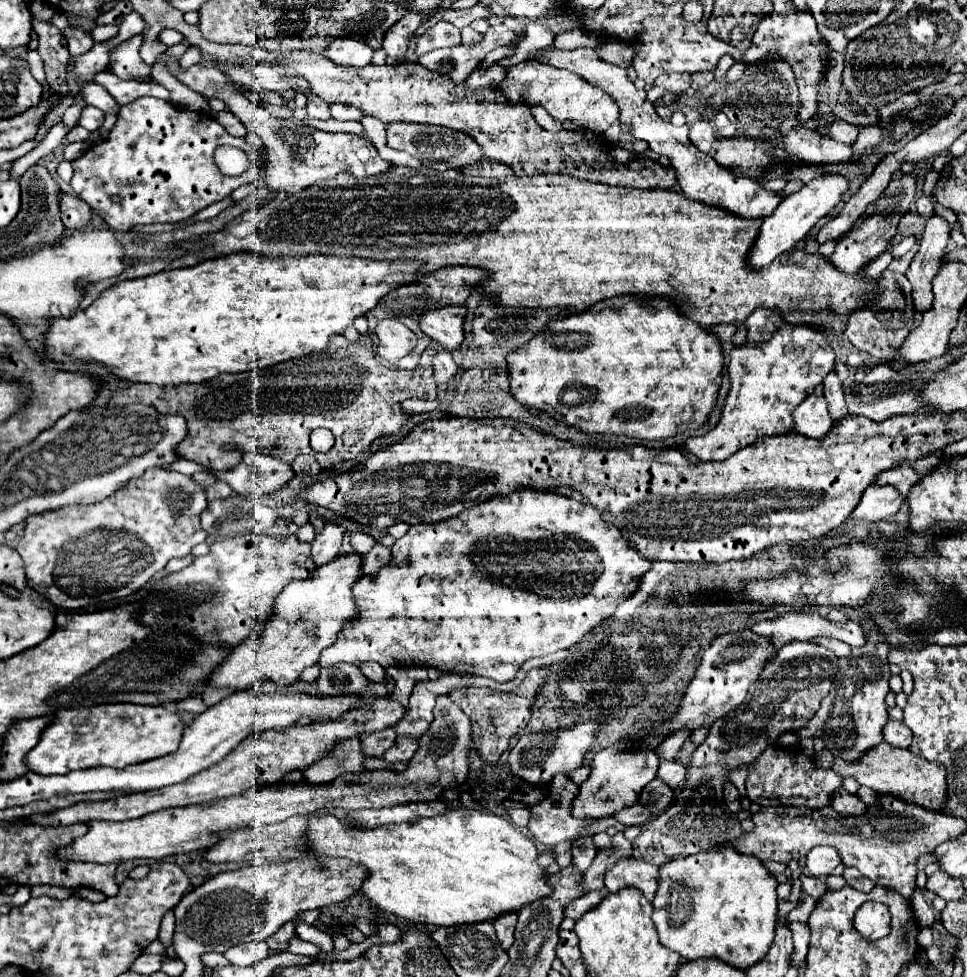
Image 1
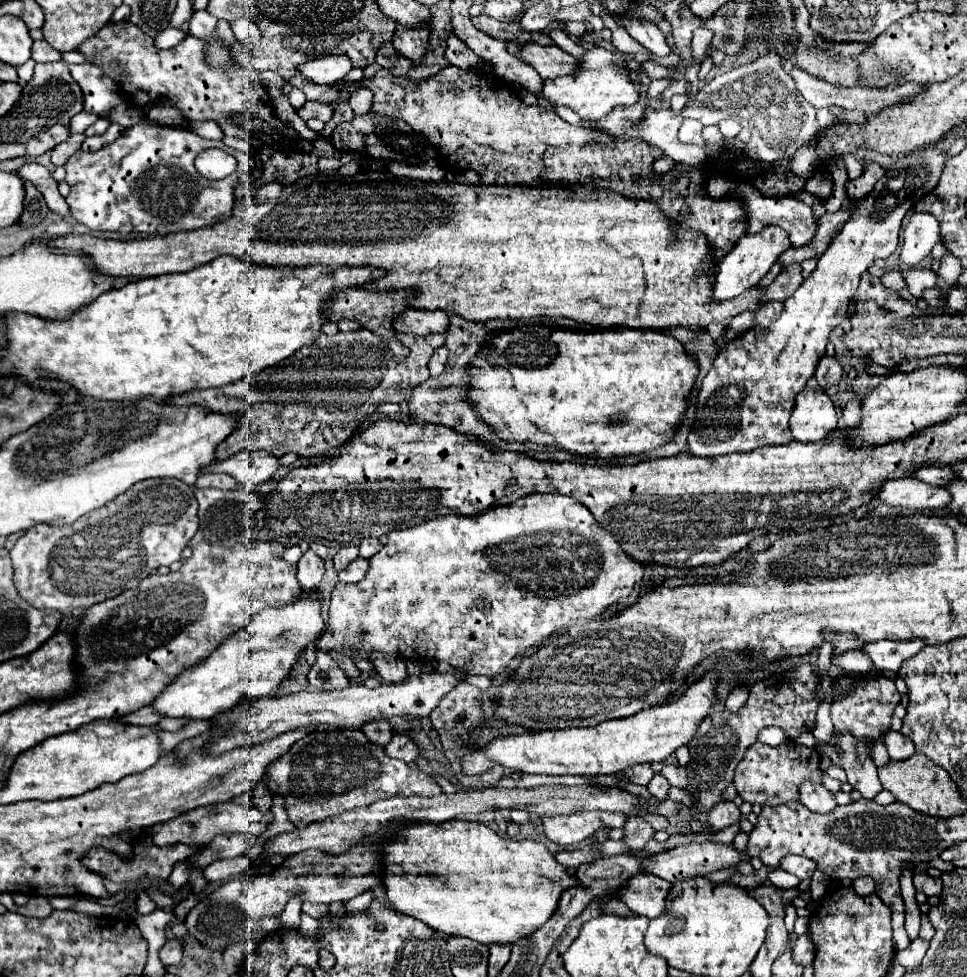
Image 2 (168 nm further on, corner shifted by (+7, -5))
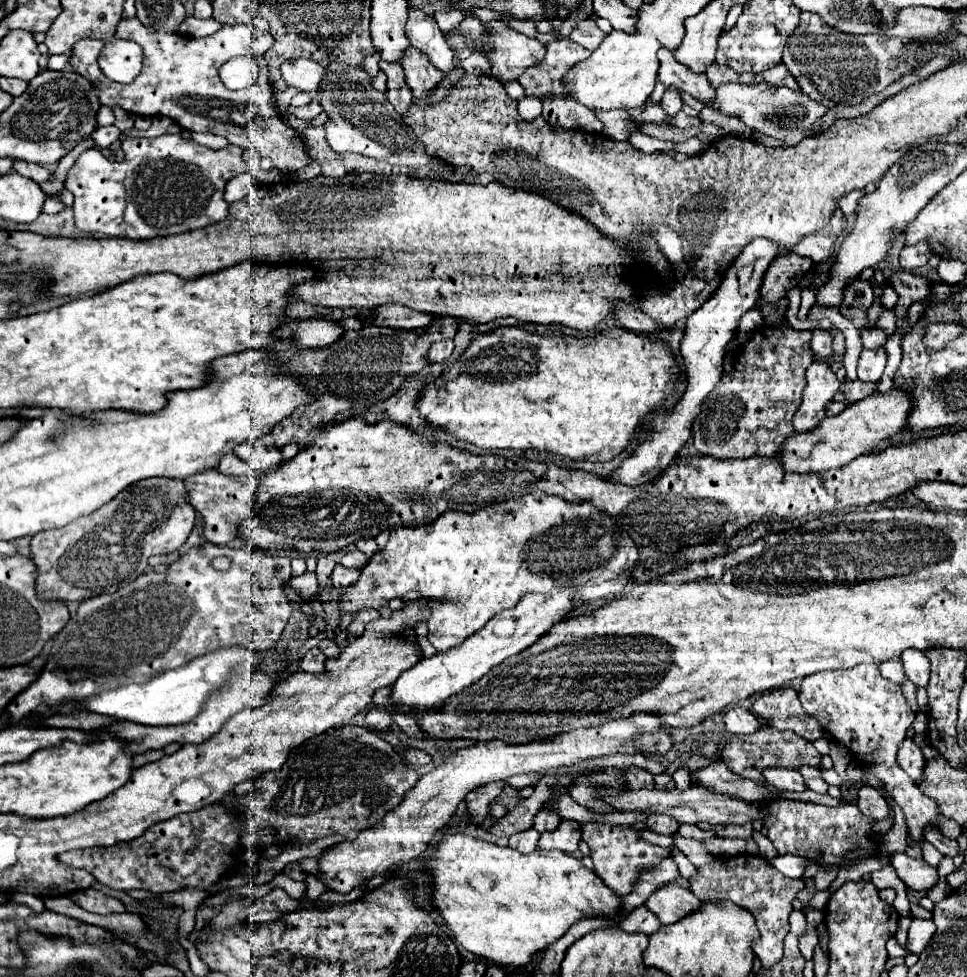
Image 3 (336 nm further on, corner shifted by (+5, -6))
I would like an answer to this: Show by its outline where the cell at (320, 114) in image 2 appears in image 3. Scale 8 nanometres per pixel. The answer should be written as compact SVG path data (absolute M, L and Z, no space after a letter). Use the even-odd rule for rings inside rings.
M312 100L312 102L306 104L304 108L296 108L296 110L294 110L294 116L296 116L296 118L304 118L304 120L312 120L312 118L316 118L320 112L322 112L322 104L320 104L318 100Z

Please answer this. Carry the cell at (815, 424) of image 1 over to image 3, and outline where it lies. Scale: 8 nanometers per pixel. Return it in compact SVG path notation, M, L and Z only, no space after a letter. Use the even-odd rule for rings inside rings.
M814 362L806 370L806 386L802 390L802 402L794 414L792 426L800 432L810 432L826 418L826 404L832 402L838 392L838 378L826 362Z

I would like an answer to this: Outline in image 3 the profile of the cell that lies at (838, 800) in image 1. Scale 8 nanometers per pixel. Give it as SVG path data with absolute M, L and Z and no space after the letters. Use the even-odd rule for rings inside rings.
M764 770L768 784L786 792L804 792L808 786L802 782L802 774L796 770Z

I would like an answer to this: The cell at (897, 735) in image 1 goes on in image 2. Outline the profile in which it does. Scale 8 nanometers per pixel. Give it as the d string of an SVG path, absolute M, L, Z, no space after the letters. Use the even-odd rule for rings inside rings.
M888 731L884 737L884 745L892 761L904 761L914 755L914 743L898 731Z

